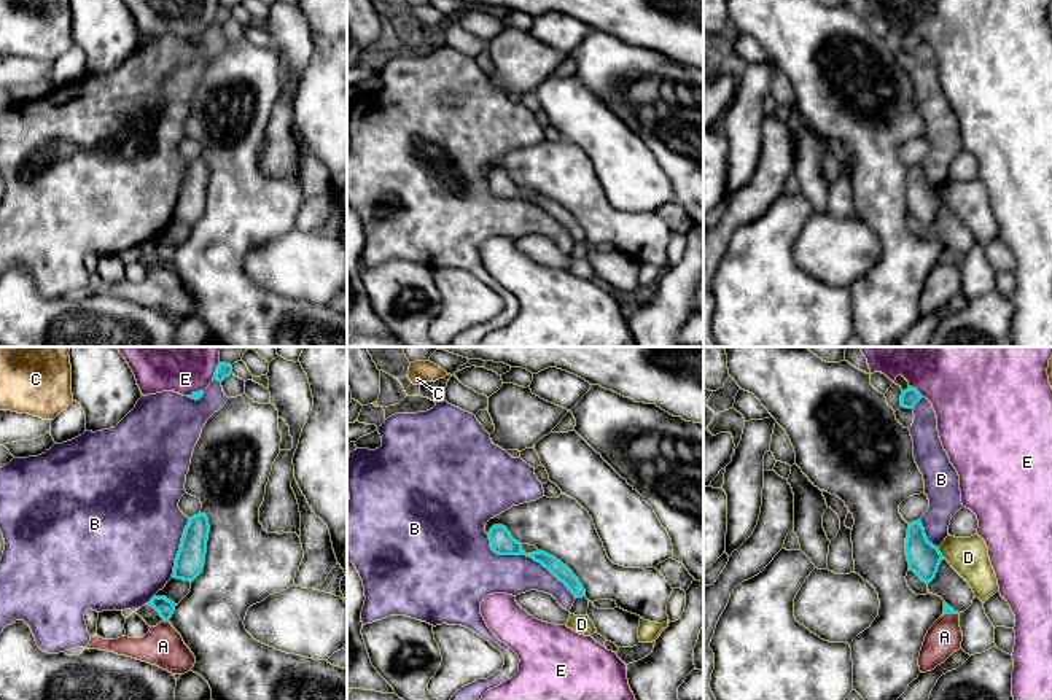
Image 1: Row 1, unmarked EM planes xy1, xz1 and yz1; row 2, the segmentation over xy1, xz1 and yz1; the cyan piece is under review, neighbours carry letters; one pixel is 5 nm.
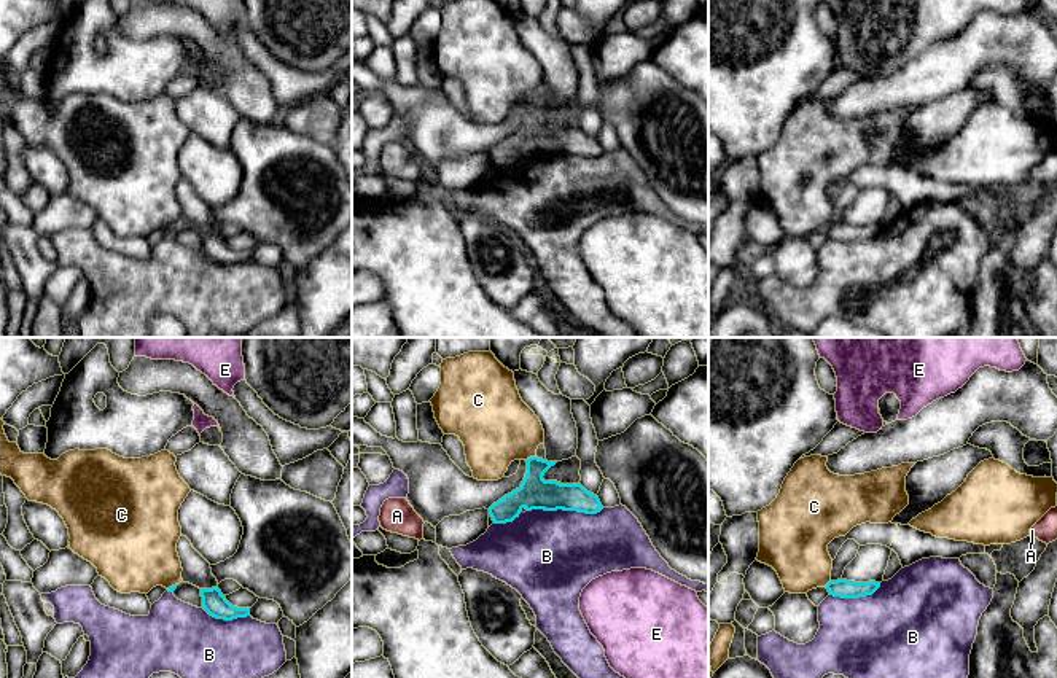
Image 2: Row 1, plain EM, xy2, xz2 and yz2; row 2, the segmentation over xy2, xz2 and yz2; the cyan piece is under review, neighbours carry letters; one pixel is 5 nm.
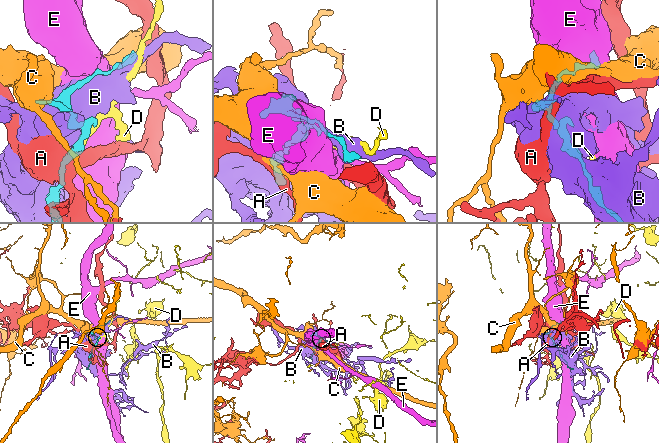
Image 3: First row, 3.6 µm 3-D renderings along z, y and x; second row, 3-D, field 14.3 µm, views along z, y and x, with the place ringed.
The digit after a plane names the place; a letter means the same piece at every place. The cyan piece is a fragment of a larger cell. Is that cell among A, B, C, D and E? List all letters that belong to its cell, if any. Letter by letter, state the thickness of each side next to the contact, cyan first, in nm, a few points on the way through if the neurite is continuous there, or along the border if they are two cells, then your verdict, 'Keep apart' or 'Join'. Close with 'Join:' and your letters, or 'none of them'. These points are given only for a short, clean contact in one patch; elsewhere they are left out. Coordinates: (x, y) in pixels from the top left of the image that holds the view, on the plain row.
A: Thickness 50 nm (cyan) against 170 nm. Boundary: yz1 (944, 256), (957, 258). Keep apart
B: Thickness 120 nm (cyan) against 240 nm. Keep apart
C: Thickness 160 nm (cyan) against 380 nm. Boundary: xz2 (535, 99), (526, 104). Keep apart
D: Thickness 160 nm (cyan) against 190 nm. Keep apart
E: Thickness 90 nm (cyan) against 360 nm. Boundary: yz1 (909, 29), (922, 38). Keep apart
Join: none of them

